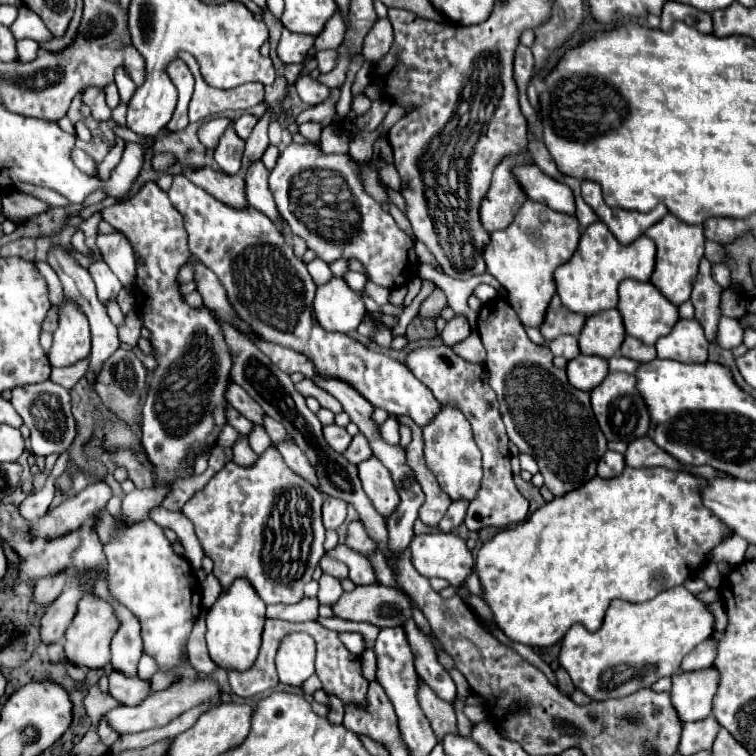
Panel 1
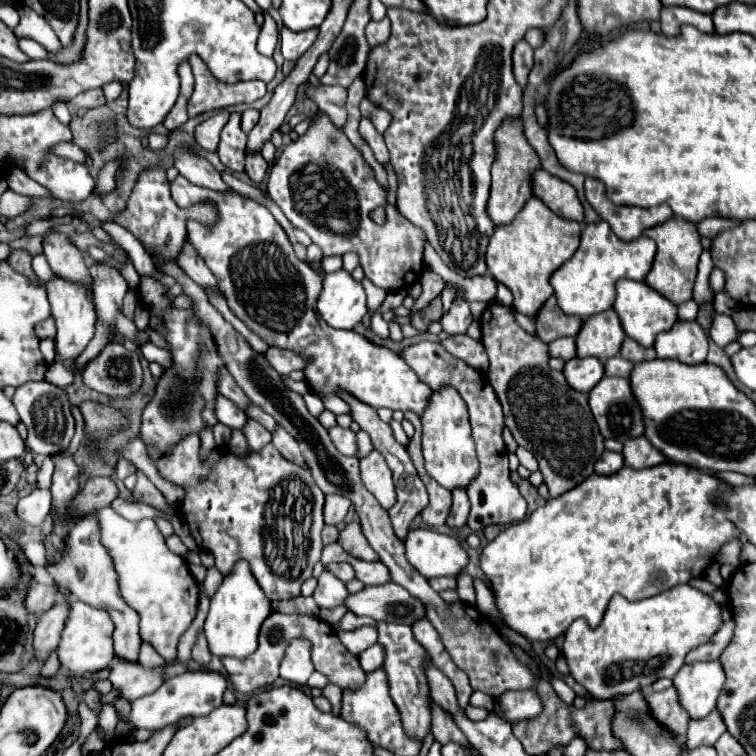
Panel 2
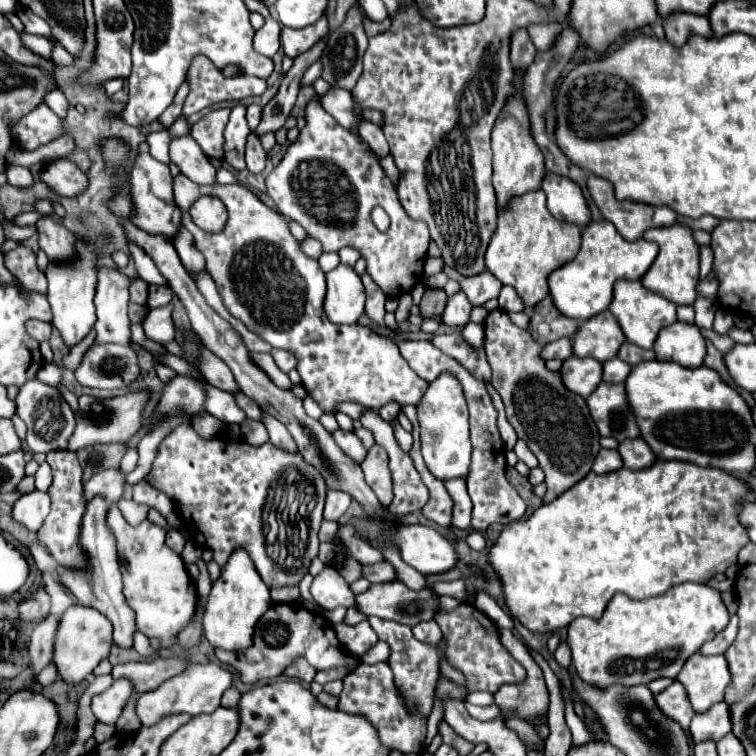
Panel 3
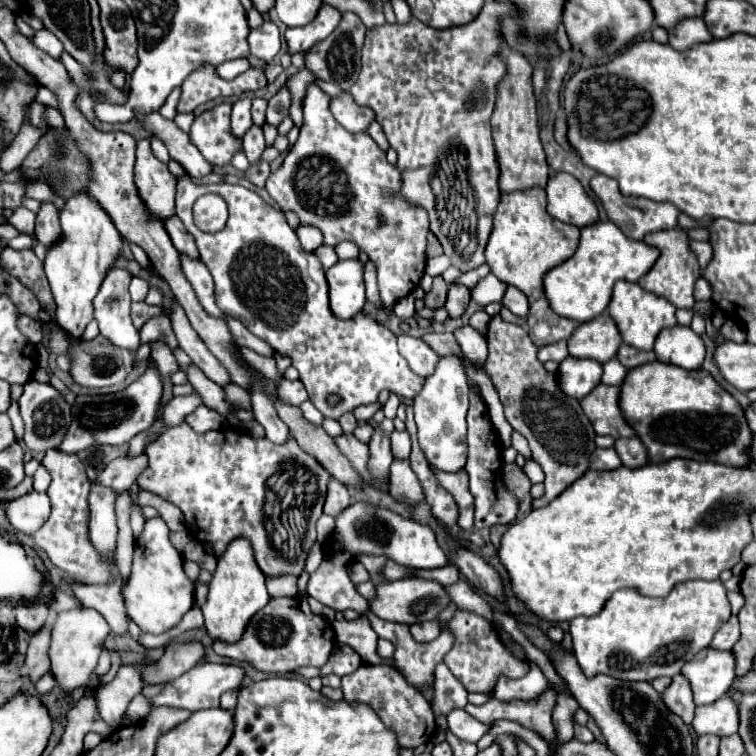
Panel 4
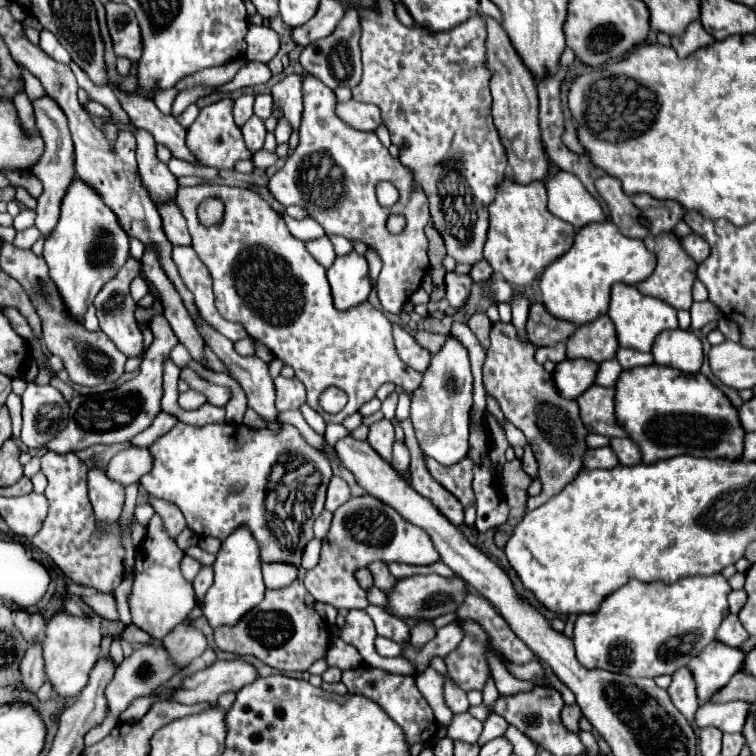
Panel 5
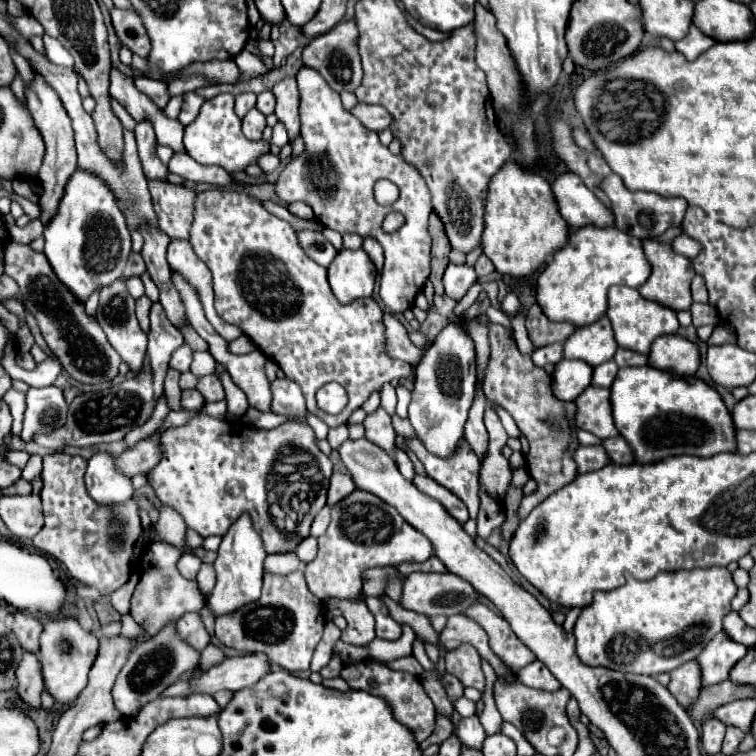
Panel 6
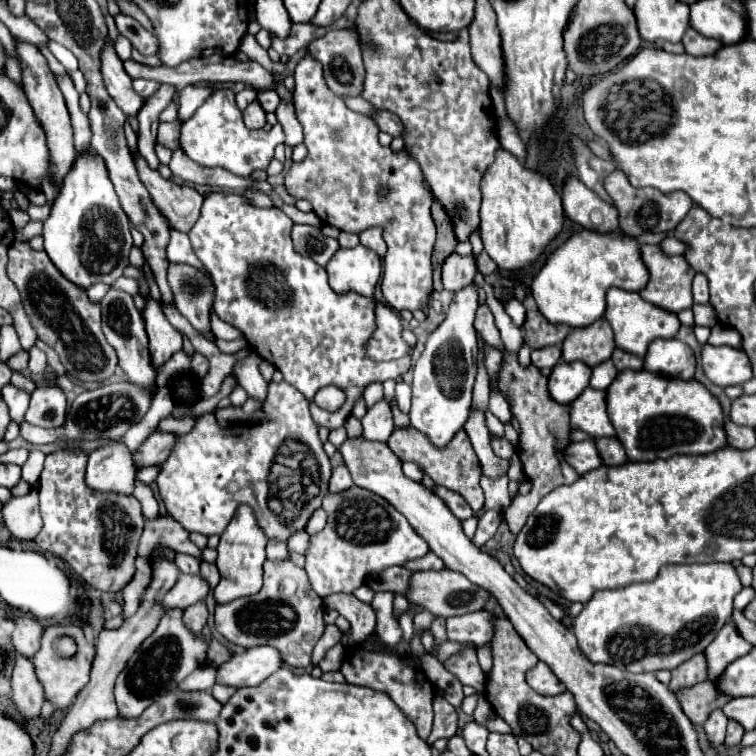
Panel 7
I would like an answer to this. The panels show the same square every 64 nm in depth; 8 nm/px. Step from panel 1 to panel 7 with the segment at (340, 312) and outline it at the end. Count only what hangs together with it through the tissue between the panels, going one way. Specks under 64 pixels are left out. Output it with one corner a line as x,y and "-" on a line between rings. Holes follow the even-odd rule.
360,244
350,250
340,248
328,262
326,272
336,294
356,292
362,296
372,296
380,280
382,262
372,250

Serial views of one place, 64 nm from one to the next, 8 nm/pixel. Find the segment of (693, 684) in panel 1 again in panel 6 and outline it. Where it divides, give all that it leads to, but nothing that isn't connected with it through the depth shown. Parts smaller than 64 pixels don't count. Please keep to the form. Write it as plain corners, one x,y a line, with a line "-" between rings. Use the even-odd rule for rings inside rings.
724,632
714,636
714,640
706,644
700,656
696,656
696,662
700,664
700,674
702,674
702,682
700,682
702,688
728,680
730,670
738,660
746,656
746,652
748,652
746,646
734,644
728,636
724,636

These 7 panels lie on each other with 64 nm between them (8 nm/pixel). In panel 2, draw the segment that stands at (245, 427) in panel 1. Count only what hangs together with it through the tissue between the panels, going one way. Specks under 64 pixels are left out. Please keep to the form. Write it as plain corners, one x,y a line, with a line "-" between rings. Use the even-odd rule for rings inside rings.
222,396
218,398
218,420
230,428
236,428
236,430
242,430
244,428
244,422
248,420
246,414
240,410
240,408
234,408
234,404
226,402

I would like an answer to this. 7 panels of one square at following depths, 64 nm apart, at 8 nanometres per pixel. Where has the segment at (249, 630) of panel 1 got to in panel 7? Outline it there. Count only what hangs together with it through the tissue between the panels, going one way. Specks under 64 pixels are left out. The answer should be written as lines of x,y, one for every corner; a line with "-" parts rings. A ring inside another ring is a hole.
242,506
234,514
234,520
228,524
226,532
220,536
218,544
218,558
216,566
220,570
220,584
214,588
214,600
216,604
228,604
236,598
258,594
262,588
262,564
266,560
266,536
262,536
262,530
258,528
254,520
254,512
250,508

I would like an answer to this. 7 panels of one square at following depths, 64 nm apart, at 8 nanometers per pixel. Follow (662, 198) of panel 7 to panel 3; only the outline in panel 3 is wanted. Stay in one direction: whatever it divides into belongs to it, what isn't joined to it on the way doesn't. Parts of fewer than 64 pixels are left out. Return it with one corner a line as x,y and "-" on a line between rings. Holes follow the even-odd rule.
588,178
588,192
598,206
600,214
614,222
618,234
626,240
642,238
644,230
656,226
670,226
676,220
676,212
666,206
648,206
638,202
618,202
614,200
614,190
602,178

